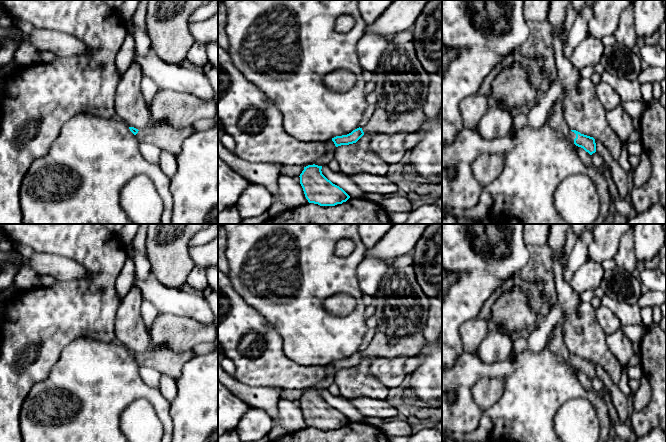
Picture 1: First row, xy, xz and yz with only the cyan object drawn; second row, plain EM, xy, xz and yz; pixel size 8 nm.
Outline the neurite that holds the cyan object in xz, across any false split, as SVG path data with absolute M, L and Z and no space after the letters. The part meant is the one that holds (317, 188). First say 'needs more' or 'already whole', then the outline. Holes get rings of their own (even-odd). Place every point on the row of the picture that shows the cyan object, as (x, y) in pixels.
already whole; M308 165L300 174L300 184L309 203L335 206L346 202L350 196L322 174L322 166Z

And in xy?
needs more; M151 122L140 130L134 127L129 129L140 143L155 145L163 151L172 153L175 157L180 153L184 140L196 131L193 125L176 128L164 122Z

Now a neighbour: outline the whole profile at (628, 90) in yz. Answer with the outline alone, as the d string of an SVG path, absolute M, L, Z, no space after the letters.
M604 72L601 81L607 83L619 95L621 102L638 101L643 102L638 80L628 80L617 75Z

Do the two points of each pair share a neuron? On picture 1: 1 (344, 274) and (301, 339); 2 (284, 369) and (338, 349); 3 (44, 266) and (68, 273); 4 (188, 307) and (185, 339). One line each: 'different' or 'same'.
1: same
2: different
3: same
4: different

